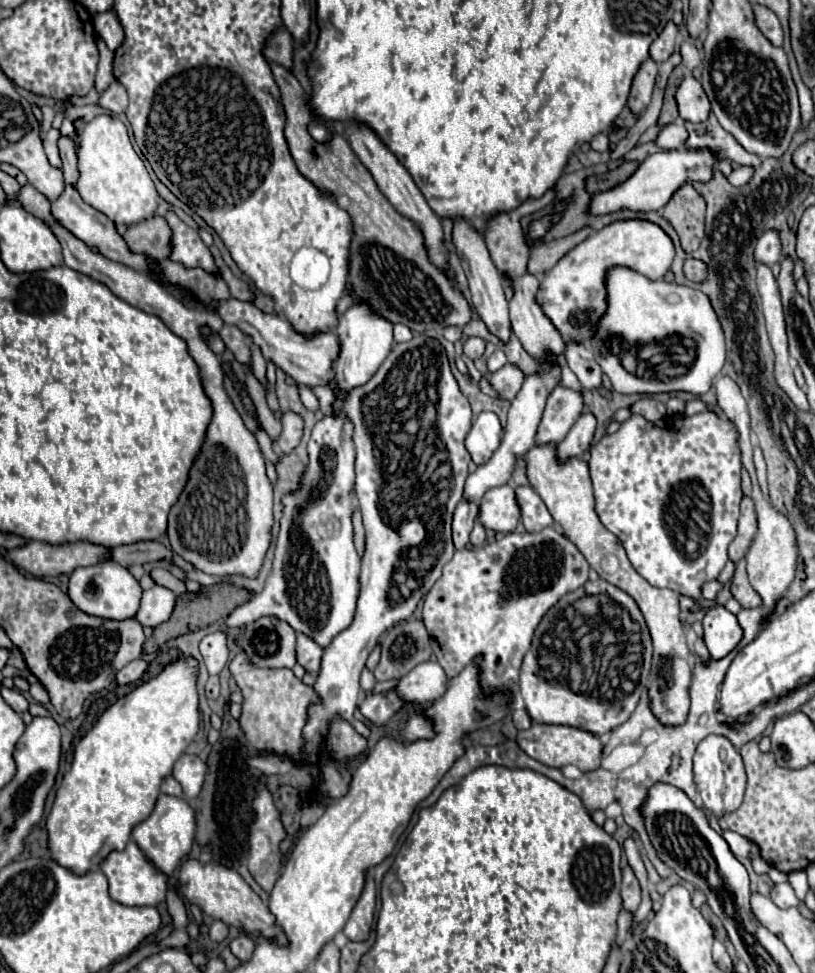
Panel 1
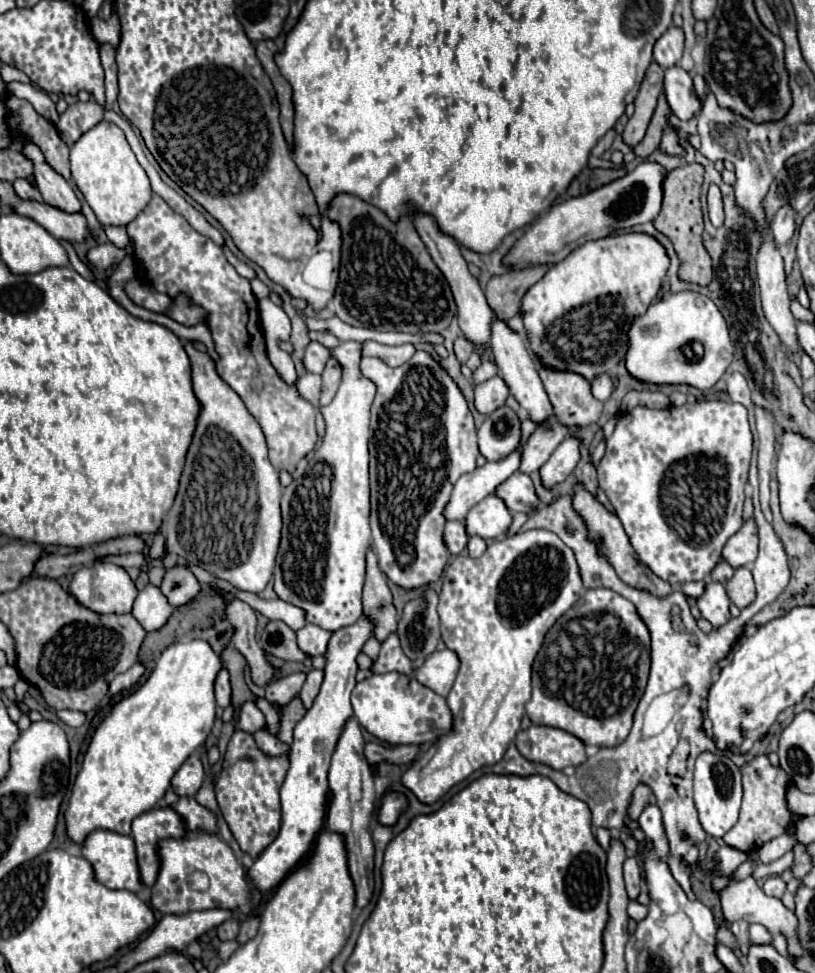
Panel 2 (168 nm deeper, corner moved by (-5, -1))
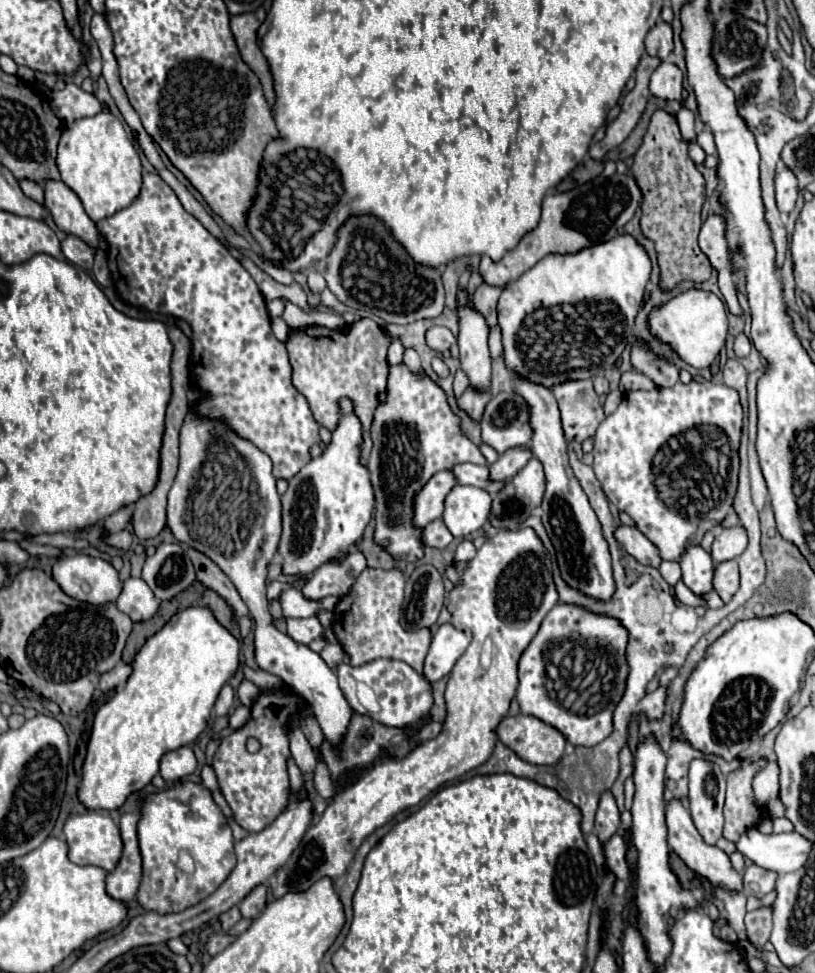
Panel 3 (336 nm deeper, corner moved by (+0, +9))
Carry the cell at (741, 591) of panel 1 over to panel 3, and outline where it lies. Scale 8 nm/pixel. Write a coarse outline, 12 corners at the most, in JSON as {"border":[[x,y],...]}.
{"border":[[735,560],[715,566],[713,588],[725,602],[739,590]]}

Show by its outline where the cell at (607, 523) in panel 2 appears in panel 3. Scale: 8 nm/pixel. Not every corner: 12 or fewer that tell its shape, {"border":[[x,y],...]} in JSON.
{"border":[[615,526],[615,540],[643,566],[659,568],[657,548],[631,526]]}

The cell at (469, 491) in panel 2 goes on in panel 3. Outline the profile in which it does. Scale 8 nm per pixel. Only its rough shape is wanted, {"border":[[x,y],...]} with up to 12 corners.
{"border":[[437,472],[417,494],[415,522],[427,526],[445,512],[457,484],[453,472]]}

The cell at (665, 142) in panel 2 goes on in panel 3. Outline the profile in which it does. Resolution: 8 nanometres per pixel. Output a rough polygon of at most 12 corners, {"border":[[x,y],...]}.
{"border":[[673,114],[635,152],[661,286],[709,280],[705,182]]}

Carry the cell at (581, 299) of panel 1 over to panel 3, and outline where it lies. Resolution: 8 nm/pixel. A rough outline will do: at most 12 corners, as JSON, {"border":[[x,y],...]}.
{"border":[[631,234],[545,256],[497,310],[549,388],[619,360],[651,260]]}

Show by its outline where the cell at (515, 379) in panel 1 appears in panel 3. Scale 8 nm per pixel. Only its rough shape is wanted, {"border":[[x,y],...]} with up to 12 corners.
{"border":[[469,386],[459,396],[463,408],[473,420],[481,420],[491,390]]}

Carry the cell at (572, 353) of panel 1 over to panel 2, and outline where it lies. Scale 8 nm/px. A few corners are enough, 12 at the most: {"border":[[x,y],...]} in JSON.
{"border":[[608,374],[592,380],[592,394],[606,402],[614,386]]}

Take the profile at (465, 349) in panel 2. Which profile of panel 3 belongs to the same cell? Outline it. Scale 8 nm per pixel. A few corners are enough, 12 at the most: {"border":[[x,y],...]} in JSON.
{"border":[[433,326],[427,344],[447,352],[457,340],[449,328]]}

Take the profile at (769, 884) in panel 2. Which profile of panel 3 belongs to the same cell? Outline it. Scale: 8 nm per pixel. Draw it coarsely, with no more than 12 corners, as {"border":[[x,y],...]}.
{"border":[[757,864],[743,872],[745,896],[763,896],[775,888],[777,872]]}

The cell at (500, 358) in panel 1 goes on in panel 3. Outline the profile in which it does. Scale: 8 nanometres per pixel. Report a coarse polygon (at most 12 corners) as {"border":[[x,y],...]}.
{"border":[[459,368],[455,372],[453,390],[459,398],[467,386],[469,378]]}

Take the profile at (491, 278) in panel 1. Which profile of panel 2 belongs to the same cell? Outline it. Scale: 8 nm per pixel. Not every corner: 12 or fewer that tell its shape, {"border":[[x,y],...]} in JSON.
{"border":[[502,320],[492,354],[528,418],[546,426],[552,404],[526,342]]}

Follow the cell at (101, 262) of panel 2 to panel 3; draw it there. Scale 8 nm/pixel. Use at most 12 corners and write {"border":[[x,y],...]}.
{"border":[[77,236],[61,242],[63,254],[83,270],[91,268],[95,248]]}

